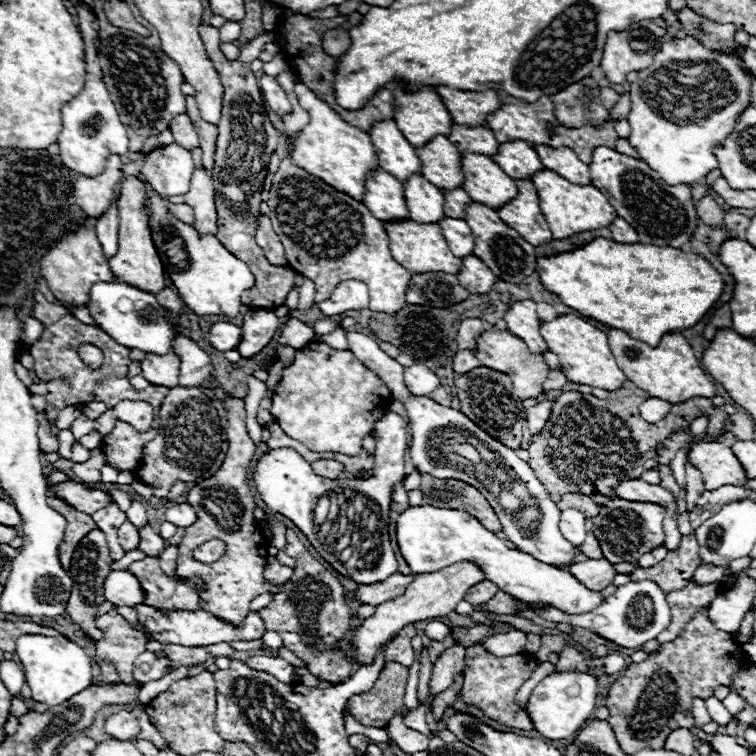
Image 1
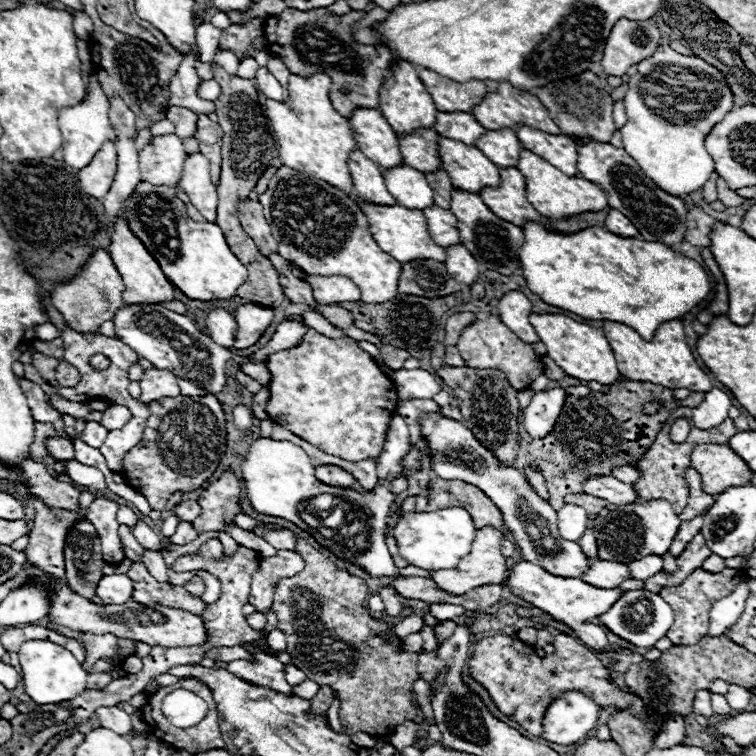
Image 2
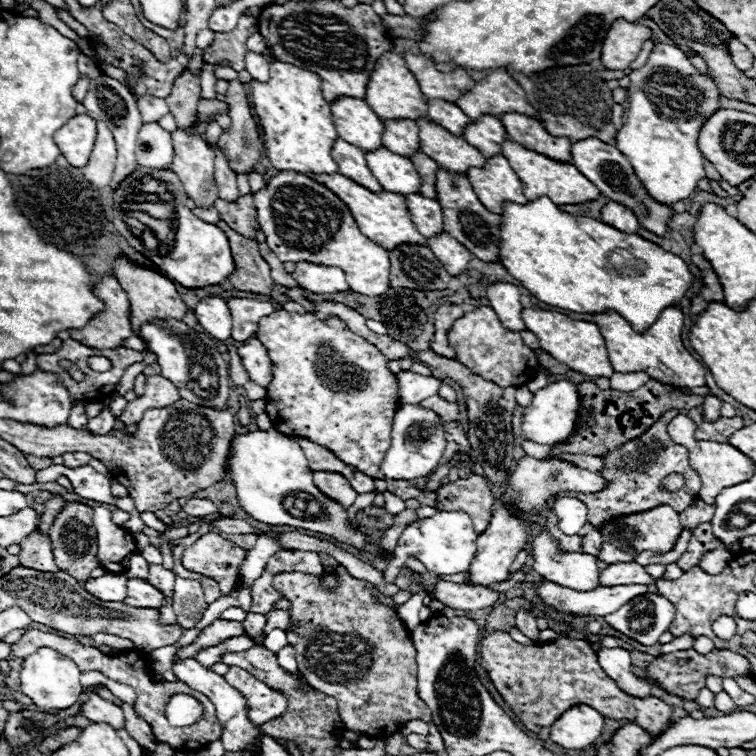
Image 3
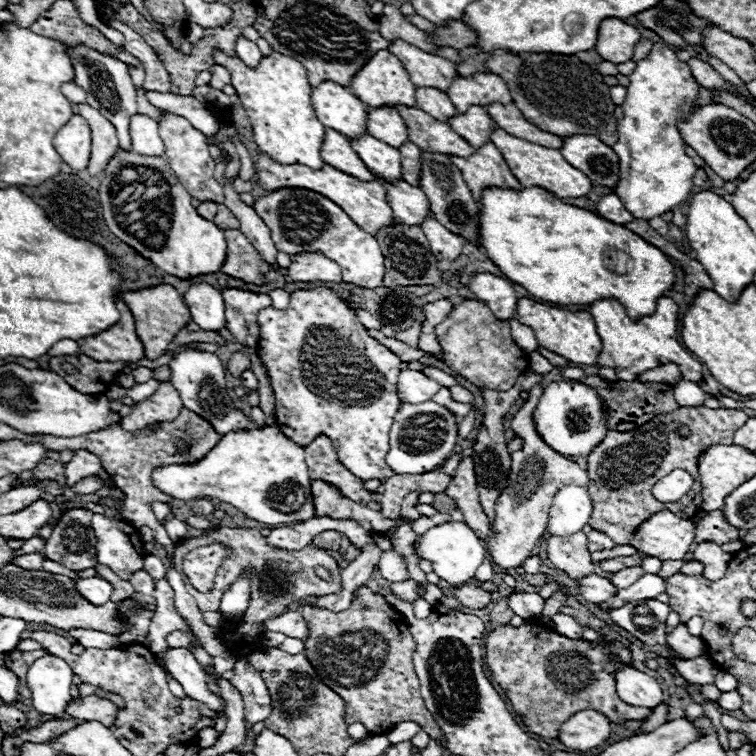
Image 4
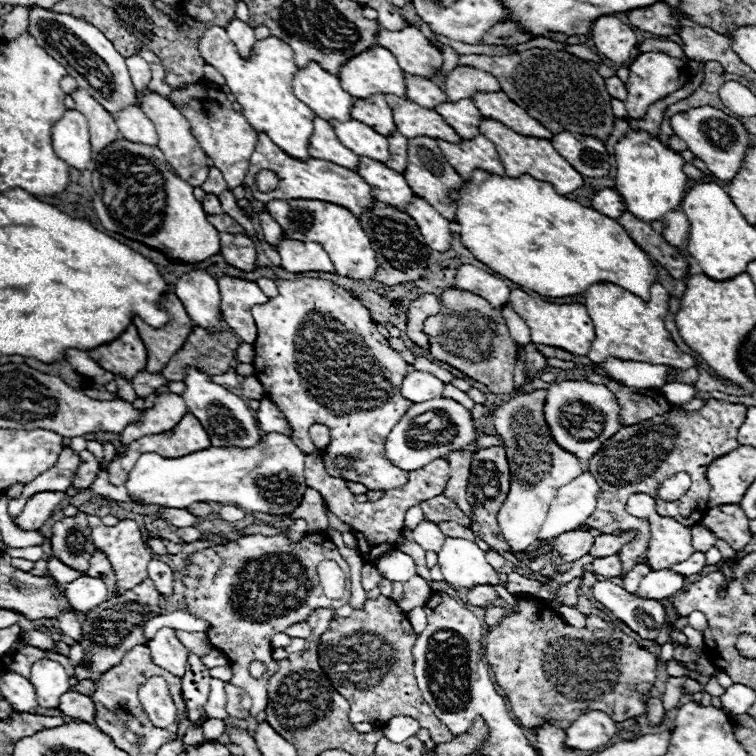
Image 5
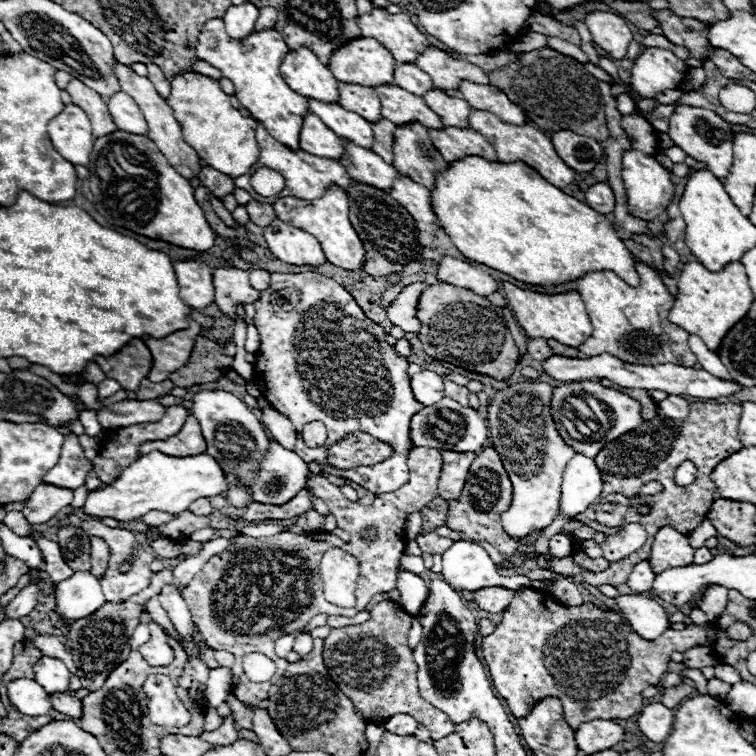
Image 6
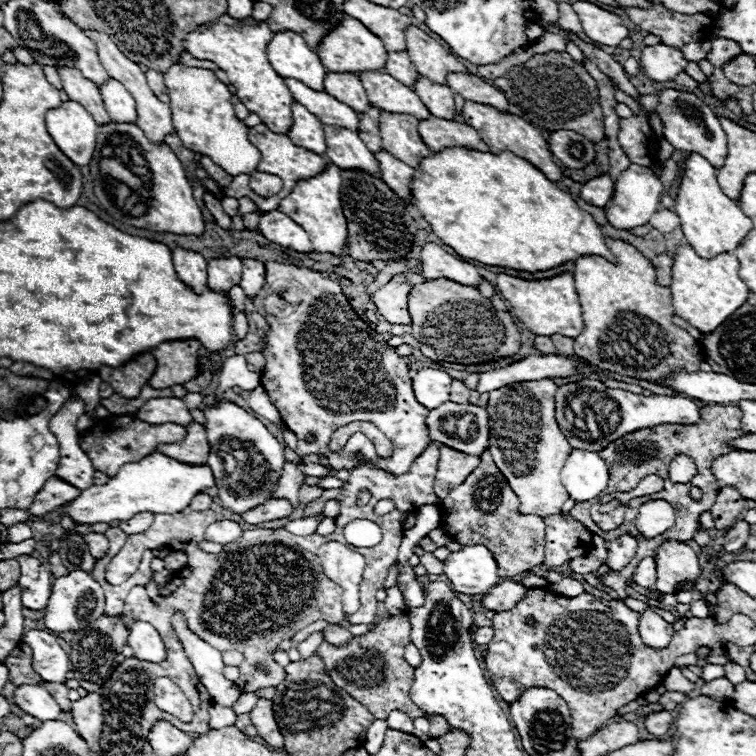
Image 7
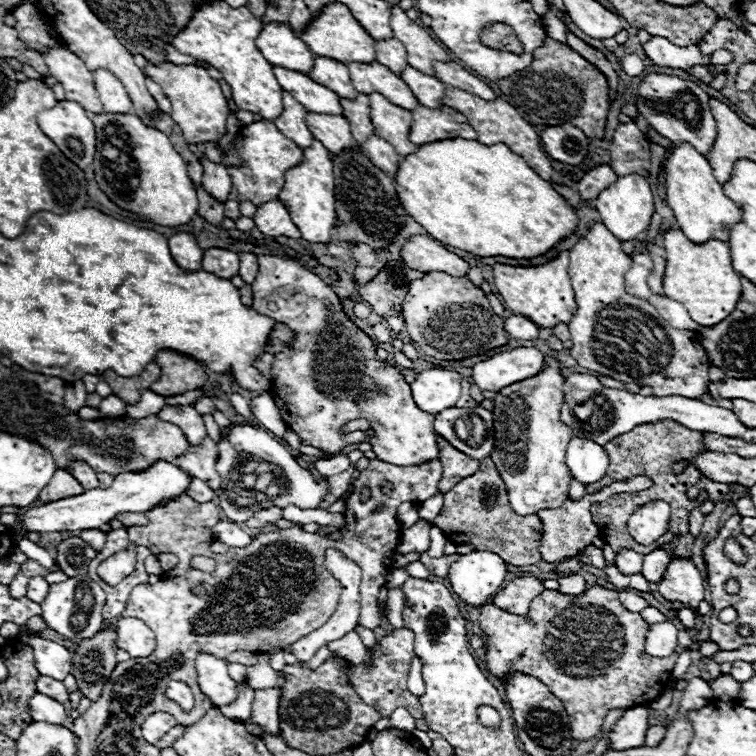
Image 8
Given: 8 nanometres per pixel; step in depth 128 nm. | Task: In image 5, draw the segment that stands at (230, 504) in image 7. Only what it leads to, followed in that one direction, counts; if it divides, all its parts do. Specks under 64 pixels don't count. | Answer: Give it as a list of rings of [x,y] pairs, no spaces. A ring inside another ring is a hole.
[[[188,368],[186,372],[186,392],[182,394],[188,412],[192,412],[204,430],[208,432],[210,446],[214,448],[254,448],[258,440],[262,438],[262,430],[258,428],[258,420],[254,418],[254,412],[246,406],[242,398],[232,394],[220,384],[208,382],[208,374],[202,374],[194,368]]]

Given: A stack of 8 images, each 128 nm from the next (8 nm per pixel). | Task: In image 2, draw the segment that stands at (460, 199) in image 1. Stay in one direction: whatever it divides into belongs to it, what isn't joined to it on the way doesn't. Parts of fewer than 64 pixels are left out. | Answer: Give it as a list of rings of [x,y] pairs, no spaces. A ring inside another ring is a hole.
[[[438,170],[434,174],[426,174],[428,184],[432,184],[432,192],[434,192],[434,204],[440,208],[450,208],[450,190],[452,190],[452,182],[448,178],[448,174],[444,170]]]

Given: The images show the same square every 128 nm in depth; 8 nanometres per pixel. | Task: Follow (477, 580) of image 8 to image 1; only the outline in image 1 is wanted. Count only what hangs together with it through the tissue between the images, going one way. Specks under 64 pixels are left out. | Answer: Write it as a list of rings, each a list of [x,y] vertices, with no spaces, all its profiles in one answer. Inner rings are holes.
[[[410,506],[398,516],[398,546],[412,574],[426,574],[456,564],[460,560],[474,560],[482,566],[487,580],[494,582],[502,592],[514,596],[520,602],[548,604],[566,614],[586,614],[596,610],[604,596],[584,588],[570,572],[548,566],[528,554],[508,548],[494,532],[486,530],[474,516],[464,510],[434,508],[434,506]]]

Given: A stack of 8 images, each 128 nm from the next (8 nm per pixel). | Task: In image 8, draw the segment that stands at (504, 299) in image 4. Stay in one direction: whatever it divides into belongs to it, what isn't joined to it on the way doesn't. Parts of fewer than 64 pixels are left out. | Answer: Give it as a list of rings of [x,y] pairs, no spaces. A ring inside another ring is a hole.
[[[422,234],[412,236],[402,246],[400,256],[412,270],[420,272],[446,272],[450,276],[464,276],[468,272],[468,262],[448,252],[438,240]]]

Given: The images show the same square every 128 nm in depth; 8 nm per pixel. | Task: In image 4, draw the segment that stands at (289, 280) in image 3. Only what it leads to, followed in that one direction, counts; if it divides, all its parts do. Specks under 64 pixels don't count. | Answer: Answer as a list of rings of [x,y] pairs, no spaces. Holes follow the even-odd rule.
[[[226,180],[224,184],[224,204],[228,206],[228,210],[240,220],[240,230],[248,236],[248,240],[252,240],[254,248],[258,248],[258,252],[264,256],[264,260],[268,260],[270,266],[276,268],[276,246],[270,238],[270,230],[264,224],[264,220],[254,212],[252,206],[246,206],[238,194],[232,188],[232,182]]]

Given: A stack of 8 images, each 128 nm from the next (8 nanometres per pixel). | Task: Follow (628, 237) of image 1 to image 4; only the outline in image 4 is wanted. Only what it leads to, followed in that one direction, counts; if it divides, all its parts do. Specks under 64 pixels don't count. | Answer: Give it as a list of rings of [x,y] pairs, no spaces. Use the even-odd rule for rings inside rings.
[[[616,194],[602,196],[596,204],[596,210],[602,218],[606,218],[610,222],[616,222],[616,224],[626,224],[626,222],[634,220],[634,216],[624,208],[624,204],[620,202],[620,198]]]

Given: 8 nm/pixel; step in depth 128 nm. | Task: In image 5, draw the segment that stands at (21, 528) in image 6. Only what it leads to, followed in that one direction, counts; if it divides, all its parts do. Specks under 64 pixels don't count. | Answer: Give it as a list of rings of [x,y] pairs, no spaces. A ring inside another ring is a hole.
[[[66,446],[60,452],[58,462],[44,474],[40,474],[36,480],[32,480],[32,484],[26,484],[22,490],[22,496],[18,500],[10,500],[8,504],[8,514],[12,518],[20,516],[26,500],[42,490],[52,490],[52,492],[66,492],[72,486],[72,474],[76,474],[76,468],[80,466],[80,456]]]

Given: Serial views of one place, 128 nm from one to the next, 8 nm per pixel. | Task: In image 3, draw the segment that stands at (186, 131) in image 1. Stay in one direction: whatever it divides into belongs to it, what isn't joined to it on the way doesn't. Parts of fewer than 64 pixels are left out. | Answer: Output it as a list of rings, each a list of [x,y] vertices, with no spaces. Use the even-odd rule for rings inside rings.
[[[184,70],[180,78],[176,78],[172,92],[166,96],[166,104],[174,114],[178,128],[192,126],[198,98],[200,98],[200,80],[190,70]]]

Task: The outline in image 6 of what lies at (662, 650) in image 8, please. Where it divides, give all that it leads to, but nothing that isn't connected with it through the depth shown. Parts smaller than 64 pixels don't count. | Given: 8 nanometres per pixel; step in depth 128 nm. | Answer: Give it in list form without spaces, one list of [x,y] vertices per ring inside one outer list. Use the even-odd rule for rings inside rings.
[[[618,596],[618,610],[628,618],[632,630],[646,640],[656,640],[670,628],[666,610],[646,596]]]

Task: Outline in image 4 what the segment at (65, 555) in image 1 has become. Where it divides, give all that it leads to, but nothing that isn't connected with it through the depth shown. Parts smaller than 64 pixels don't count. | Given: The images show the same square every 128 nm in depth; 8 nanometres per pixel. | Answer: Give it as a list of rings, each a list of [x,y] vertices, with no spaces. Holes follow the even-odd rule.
[[[26,554],[26,556],[18,556],[14,564],[24,570],[36,570],[36,568],[42,568],[42,560],[44,560],[42,554]]]

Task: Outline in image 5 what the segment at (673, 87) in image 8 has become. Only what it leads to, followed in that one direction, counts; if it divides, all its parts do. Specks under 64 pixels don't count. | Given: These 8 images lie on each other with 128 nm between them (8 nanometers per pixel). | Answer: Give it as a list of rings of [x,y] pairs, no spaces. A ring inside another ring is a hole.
[[[698,106],[688,112],[674,114],[670,118],[672,130],[678,138],[682,138],[688,146],[688,150],[700,158],[708,170],[718,178],[718,180],[732,180],[740,168],[740,160],[744,158],[748,150],[748,136],[746,128],[732,116],[712,108],[712,106]]]

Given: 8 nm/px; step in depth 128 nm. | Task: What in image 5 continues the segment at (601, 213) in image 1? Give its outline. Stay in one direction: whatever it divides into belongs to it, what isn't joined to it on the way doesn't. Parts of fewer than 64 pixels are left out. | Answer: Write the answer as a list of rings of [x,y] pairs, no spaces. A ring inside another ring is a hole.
[[[482,118],[480,124],[480,134],[488,136],[488,140],[492,140],[496,144],[496,150],[500,152],[500,162],[504,164],[504,170],[508,176],[520,176],[520,174],[530,174],[536,180],[542,182],[550,182],[558,194],[570,194],[576,188],[580,188],[584,184],[582,174],[578,174],[552,146],[550,140],[546,138],[534,138],[534,136],[522,136],[514,130],[510,130],[508,126],[504,126],[502,122],[494,120],[494,118]]]

